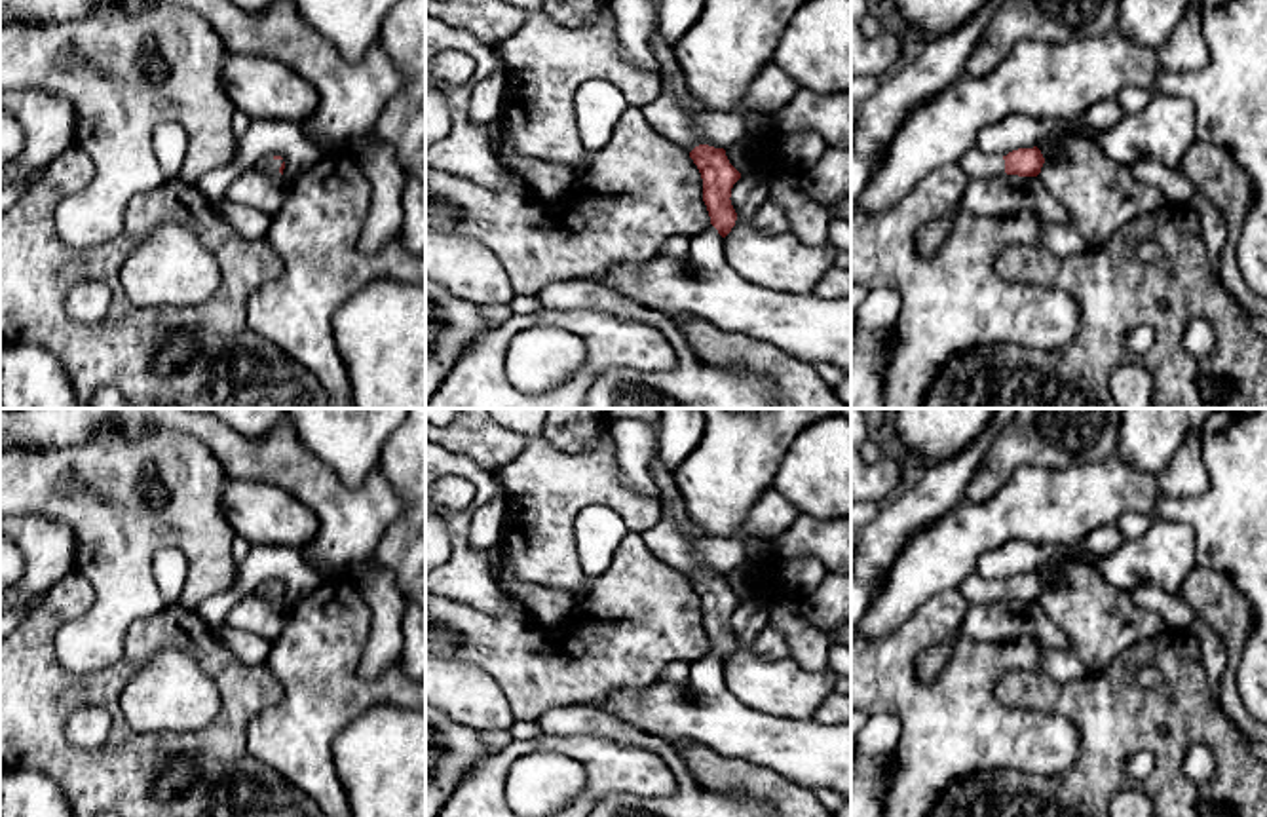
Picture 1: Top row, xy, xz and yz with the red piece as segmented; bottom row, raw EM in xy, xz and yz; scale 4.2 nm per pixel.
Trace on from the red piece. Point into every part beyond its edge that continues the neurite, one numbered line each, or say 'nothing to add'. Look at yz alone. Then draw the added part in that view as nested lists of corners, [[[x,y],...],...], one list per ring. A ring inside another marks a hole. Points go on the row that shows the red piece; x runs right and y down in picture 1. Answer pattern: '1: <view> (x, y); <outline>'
1: yz (975, 164); [[[973,148],[957,162],[959,169],[971,179],[992,179],[1005,173],[1003,156]]]

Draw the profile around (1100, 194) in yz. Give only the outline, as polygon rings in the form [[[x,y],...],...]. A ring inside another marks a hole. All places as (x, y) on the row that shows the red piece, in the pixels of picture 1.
[[[1045,139],[1037,148],[1045,158],[1039,180],[1068,209],[1090,247],[1166,203],[1159,186],[1136,180],[1126,165],[1107,158],[1090,139]]]

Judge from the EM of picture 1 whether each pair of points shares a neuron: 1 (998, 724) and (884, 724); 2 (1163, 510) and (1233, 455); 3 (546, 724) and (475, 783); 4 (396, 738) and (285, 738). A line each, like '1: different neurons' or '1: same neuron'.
1: different neurons
2: same neuron
3: different neurons
4: different neurons

